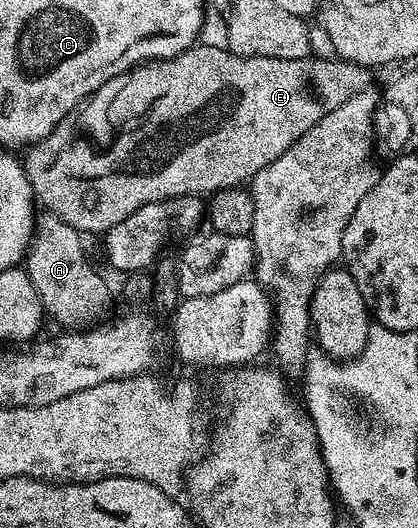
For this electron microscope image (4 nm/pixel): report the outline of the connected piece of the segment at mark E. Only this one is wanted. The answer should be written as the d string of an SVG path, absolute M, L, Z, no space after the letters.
M195 44L191 49L182 51L178 55L173 56L176 63L172 63L174 71L174 81L170 87L170 97L168 93L158 97L158 105L148 109L148 111L138 111L138 109L130 109L130 103L122 103L118 105L116 101L114 105L114 121L116 121L116 139L114 143L104 141L104 145L110 149L108 153L92 153L86 145L82 145L78 139L74 139L74 133L70 131L70 118L62 119L62 123L58 123L54 127L54 131L50 135L46 135L46 139L37 141L35 145L27 146L25 157L22 157L24 174L28 176L28 182L32 188L32 196L37 202L44 204L43 208L50 211L54 215L58 215L66 223L70 223L70 227L80 230L81 234L97 233L103 235L109 229L113 229L118 223L122 223L122 219L126 219L130 215L134 215L134 211L138 211L142 207L146 207L155 201L171 201L178 197L200 197L201 195L211 195L217 193L219 189L229 191L235 190L243 183L251 182L254 175L258 175L258 171L262 171L262 167L266 167L270 163L274 163L274 159L278 159L287 151L293 143L299 139L303 133L310 131L310 127L314 127L314 123L318 123L318 119L322 119L330 111L334 111L334 107L340 107L342 103L346 103L346 99L350 99L350 95L356 95L358 91L369 88L372 82L371 68L366 65L356 65L353 61L342 61L339 59L325 59L315 55L309 55L302 59L270 59L269 57L239 57L233 53L231 49L219 49L218 47L206 47L202 44Z

